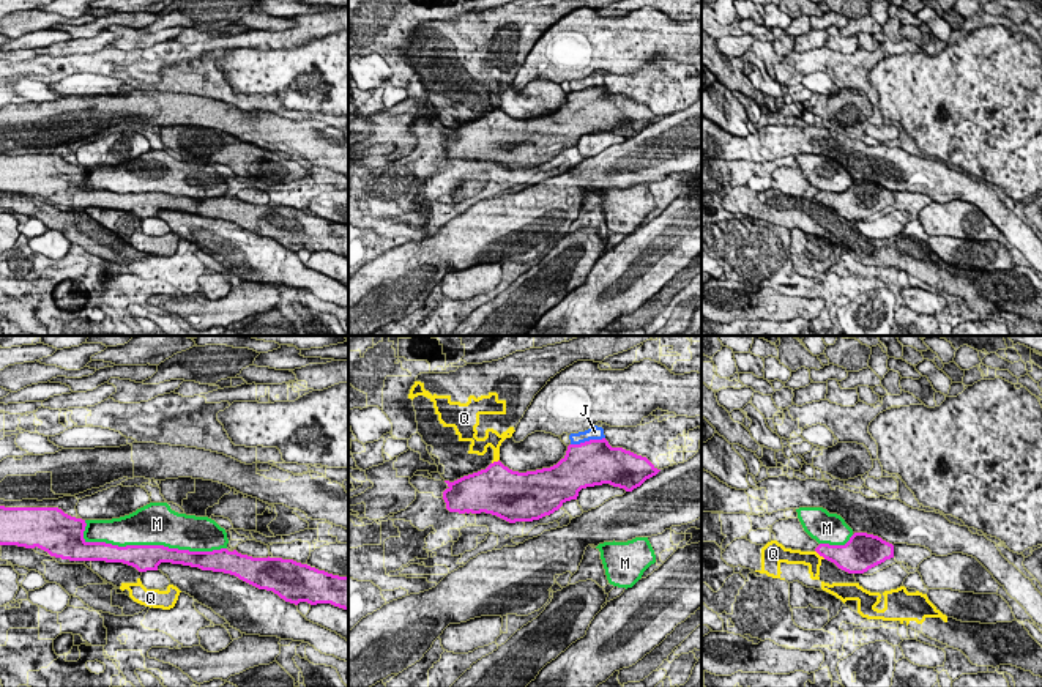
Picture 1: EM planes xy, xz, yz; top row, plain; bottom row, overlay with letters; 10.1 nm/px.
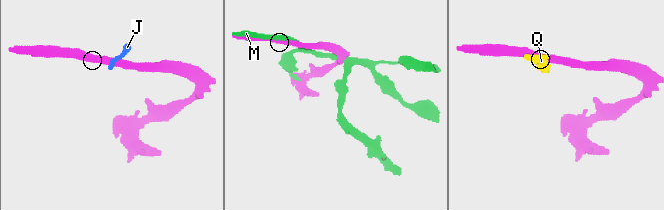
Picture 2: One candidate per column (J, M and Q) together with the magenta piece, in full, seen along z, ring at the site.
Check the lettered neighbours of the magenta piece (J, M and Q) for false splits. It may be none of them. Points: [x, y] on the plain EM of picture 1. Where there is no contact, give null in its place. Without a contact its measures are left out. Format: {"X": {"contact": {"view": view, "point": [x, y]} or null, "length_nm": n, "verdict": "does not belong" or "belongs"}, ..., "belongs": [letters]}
{"J": {"contact": {"view": "xz", "point": [587, 89]}, "length_nm": 360, "verdict": "does not belong"}, "M": {"contact": {"view": "xy", "point": [147, 193]}, "length_nm": 1500, "verdict": "does not belong"}, "Q": {"contact": {"view": "yz", "point": [820, 202]}, "length_nm": 140, "verdict": "does not belong"}, "belongs": []}

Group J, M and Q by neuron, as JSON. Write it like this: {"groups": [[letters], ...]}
{"groups": [["J"], ["M"], ["Q"]]}

